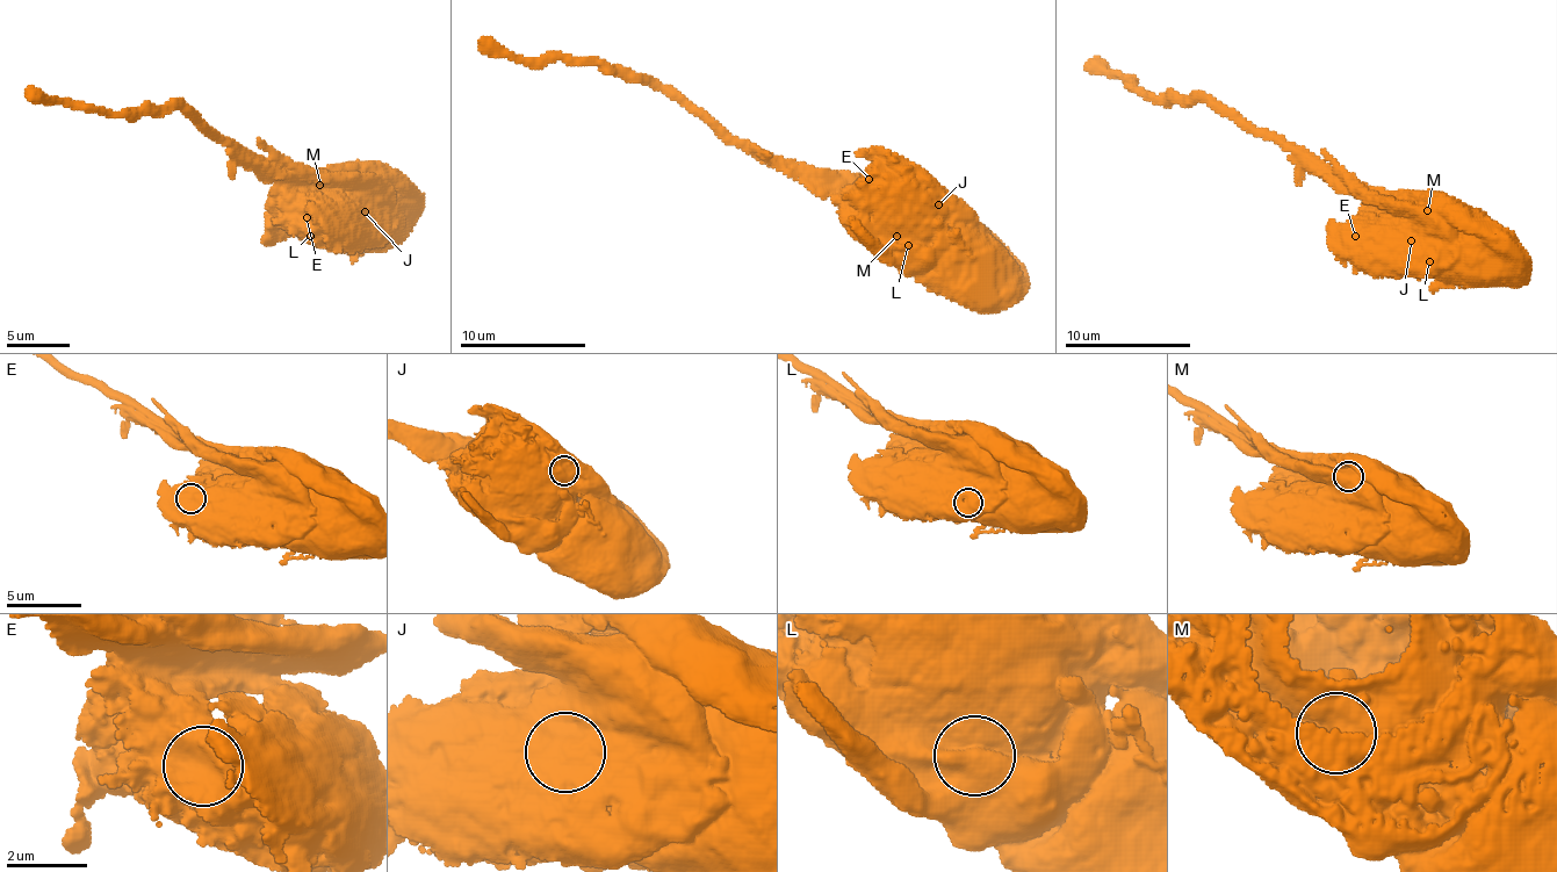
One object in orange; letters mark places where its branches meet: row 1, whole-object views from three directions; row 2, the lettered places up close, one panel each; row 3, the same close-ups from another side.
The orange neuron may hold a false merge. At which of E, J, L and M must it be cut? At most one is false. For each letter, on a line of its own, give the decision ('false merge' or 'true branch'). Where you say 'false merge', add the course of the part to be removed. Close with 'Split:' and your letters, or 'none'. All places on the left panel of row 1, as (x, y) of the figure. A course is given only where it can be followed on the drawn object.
E: true branch
J: true branch
L: true branch
M: false merge; course (321, 186), (292, 188), (271, 167), (214, 138), (180, 108), (101, 114), (94, 108), (35, 101), (27, 96)
Split: M

